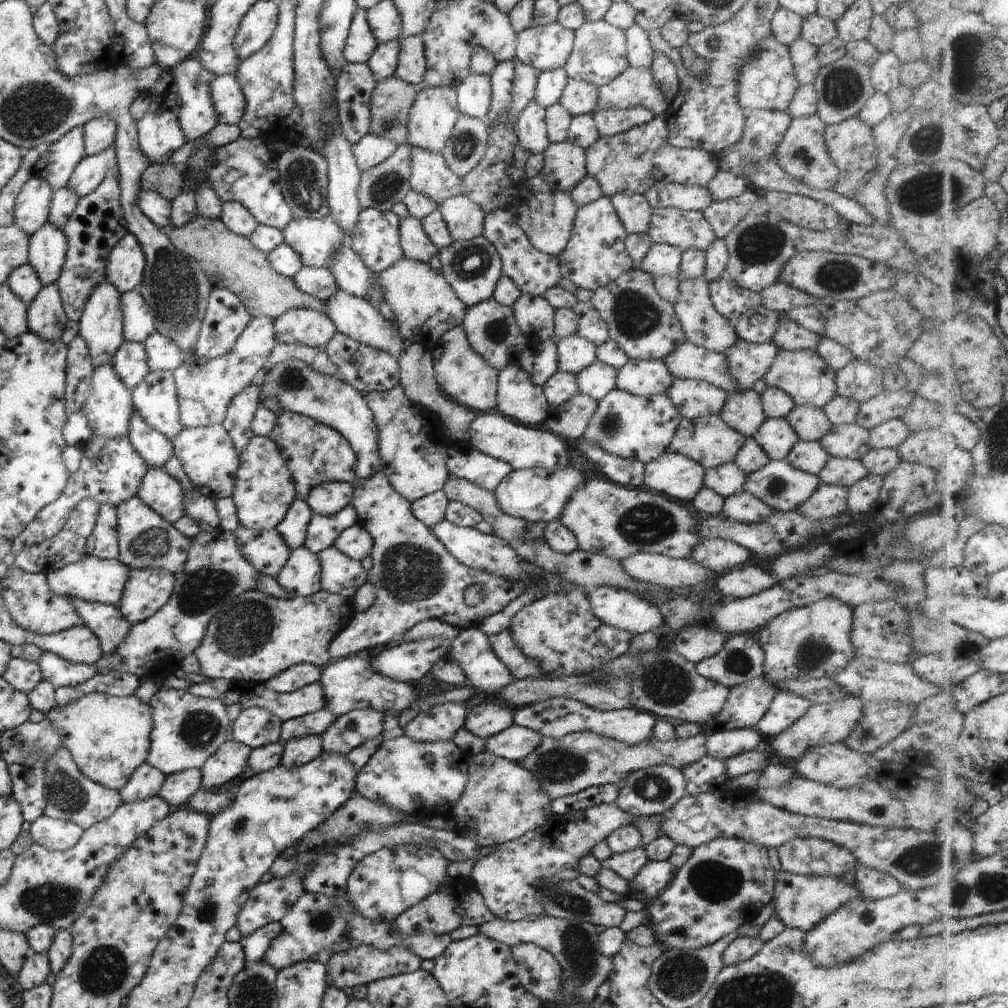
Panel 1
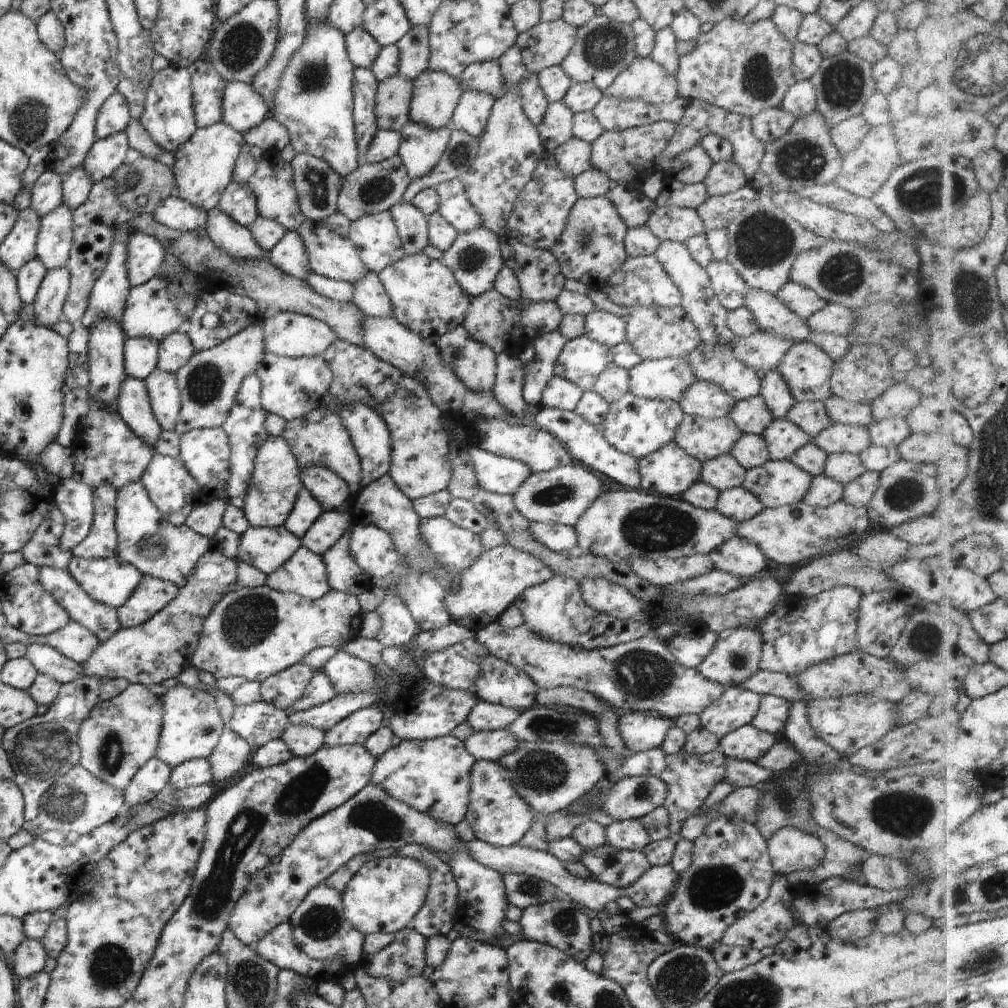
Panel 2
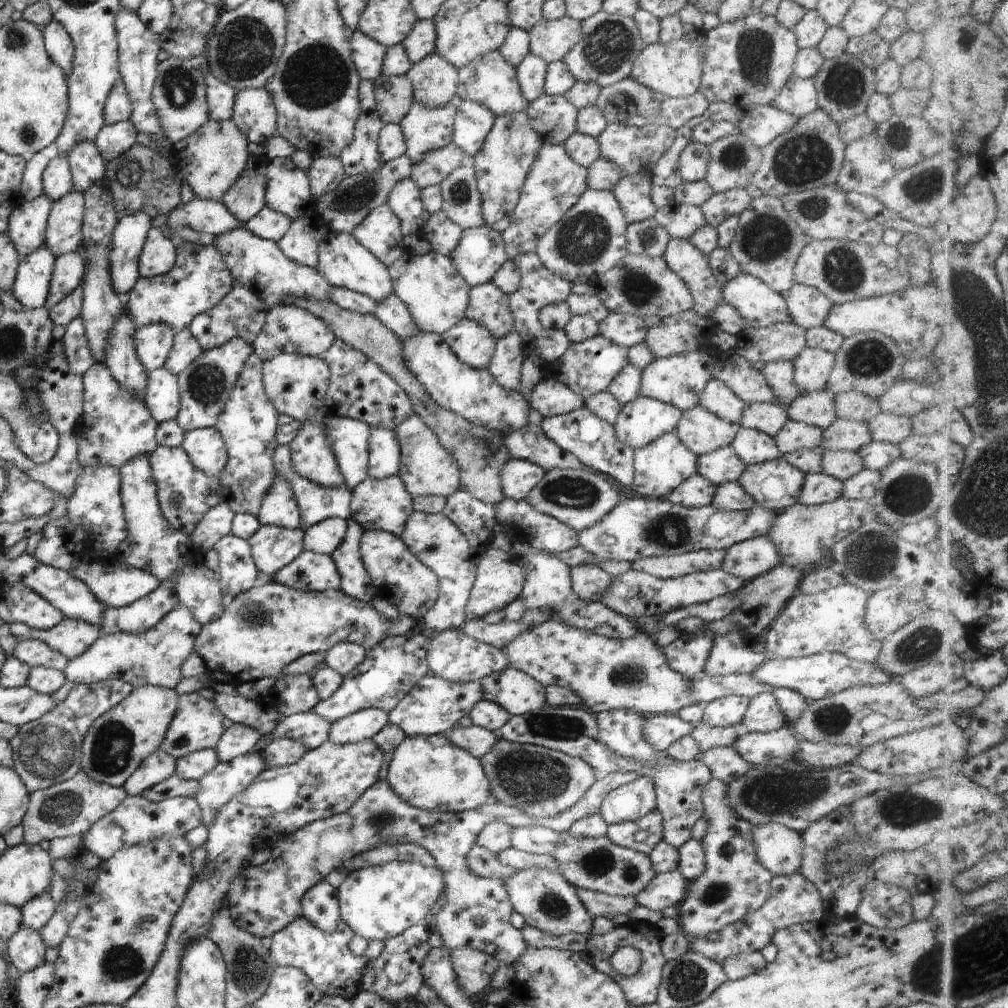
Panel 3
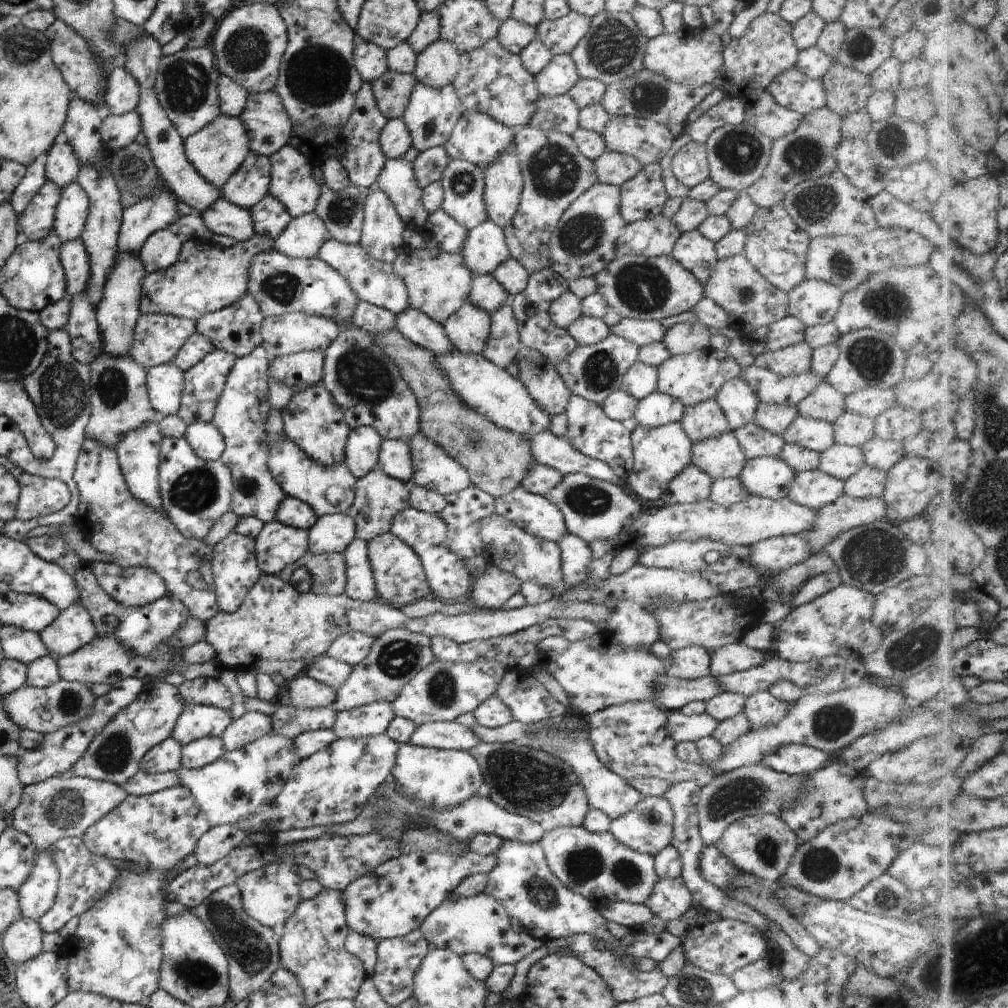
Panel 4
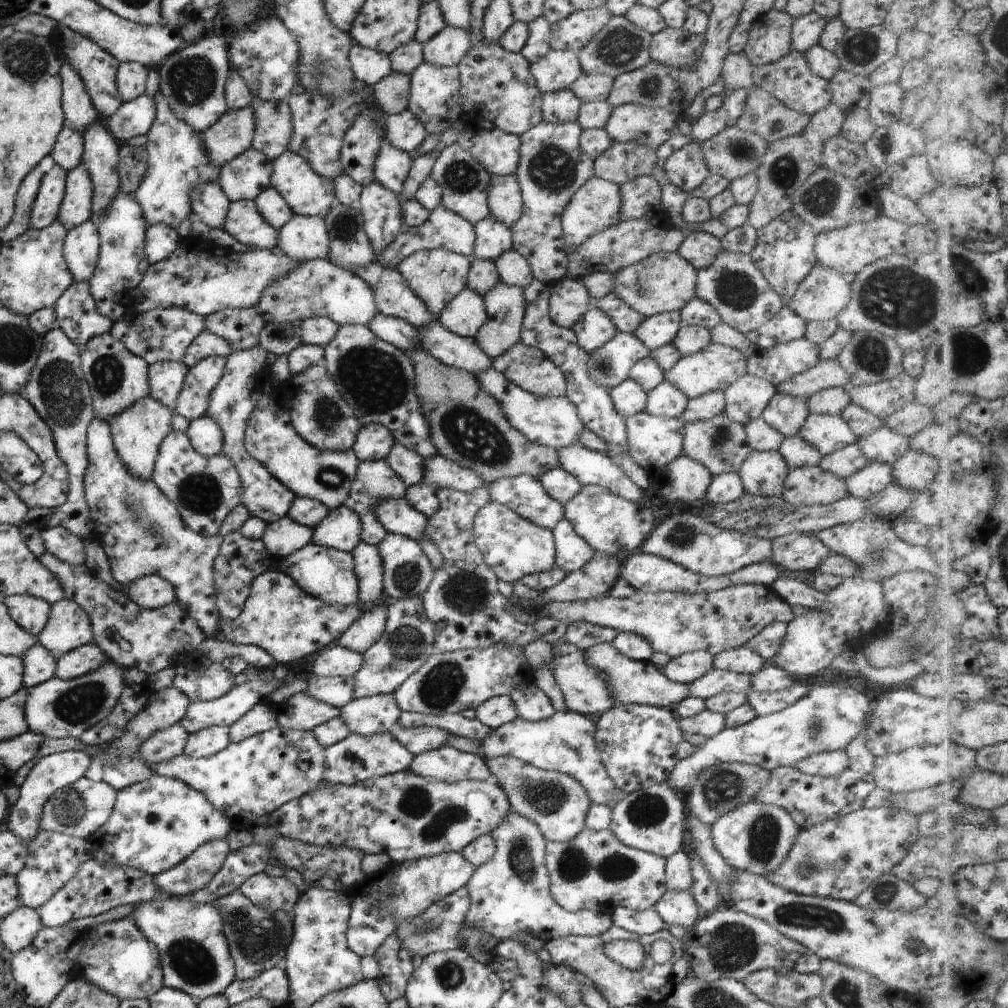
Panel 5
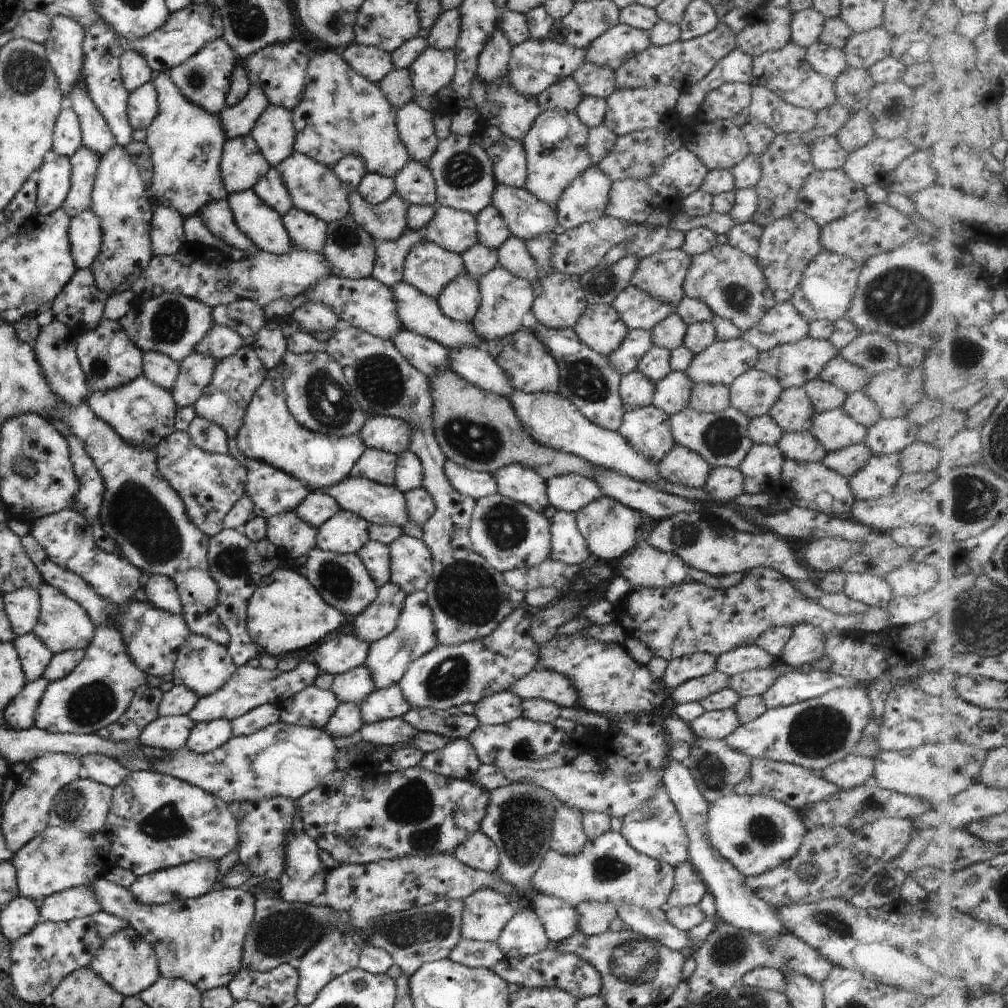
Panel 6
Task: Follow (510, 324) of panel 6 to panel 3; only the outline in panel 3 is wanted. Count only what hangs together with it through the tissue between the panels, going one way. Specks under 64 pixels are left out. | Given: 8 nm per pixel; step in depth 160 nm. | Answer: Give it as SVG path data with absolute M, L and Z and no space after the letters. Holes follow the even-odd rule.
M513 330L494 341L494 353L486 366L494 381L508 391L518 391L523 344Z

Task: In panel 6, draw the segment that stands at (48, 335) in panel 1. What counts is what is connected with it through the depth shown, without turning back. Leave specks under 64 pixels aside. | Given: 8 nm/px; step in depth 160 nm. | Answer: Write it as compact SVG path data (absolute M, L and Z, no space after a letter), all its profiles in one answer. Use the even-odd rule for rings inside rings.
M90 209L69 219L67 238L69 252L76 269L88 269L101 244L98 216Z

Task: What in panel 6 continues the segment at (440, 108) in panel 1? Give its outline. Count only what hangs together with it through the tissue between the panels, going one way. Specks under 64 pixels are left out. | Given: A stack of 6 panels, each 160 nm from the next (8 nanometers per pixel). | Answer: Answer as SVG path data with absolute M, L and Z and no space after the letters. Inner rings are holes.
M458 9L442 10L432 27L424 33L426 46L439 51L453 50L459 36L459 25Z

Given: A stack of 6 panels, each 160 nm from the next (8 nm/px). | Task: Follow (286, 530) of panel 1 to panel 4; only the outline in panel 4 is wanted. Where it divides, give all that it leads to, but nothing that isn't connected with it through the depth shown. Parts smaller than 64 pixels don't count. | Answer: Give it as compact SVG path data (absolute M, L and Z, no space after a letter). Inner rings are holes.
M271 409L264 422L268 453L266 465L270 475L285 495L302 500L316 514L317 518L333 513L345 513L352 505L356 478L346 469L344 463L323 466L312 461L301 452L293 441L283 434L282 414Z

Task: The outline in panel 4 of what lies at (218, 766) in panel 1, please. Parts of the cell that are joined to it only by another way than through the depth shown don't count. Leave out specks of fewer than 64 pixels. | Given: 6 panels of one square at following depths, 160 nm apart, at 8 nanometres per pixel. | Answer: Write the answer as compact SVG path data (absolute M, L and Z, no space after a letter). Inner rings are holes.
M248 711L236 720L232 720L219 737L225 751L234 751L269 734L270 730L269 716L257 711Z

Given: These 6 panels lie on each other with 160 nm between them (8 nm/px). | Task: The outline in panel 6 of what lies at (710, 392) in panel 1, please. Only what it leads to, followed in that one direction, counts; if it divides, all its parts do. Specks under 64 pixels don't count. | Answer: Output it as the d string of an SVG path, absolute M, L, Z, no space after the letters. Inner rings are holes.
M749 369L740 374L735 380L728 384L730 407L736 411L742 412L747 418L754 419L768 414L771 405L781 394L781 385L772 376L767 373Z

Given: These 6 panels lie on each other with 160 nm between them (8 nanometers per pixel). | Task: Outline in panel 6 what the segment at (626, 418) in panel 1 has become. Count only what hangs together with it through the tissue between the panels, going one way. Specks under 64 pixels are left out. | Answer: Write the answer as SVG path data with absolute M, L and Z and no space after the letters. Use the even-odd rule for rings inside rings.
M669 371L661 380L654 382L651 405L671 416L689 404L692 382L681 371Z

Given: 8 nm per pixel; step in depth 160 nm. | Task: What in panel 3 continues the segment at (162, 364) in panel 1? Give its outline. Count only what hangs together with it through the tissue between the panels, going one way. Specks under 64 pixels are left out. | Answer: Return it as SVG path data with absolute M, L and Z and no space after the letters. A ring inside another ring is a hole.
M189 329L180 330L172 336L172 345L168 350L164 367L171 374L178 375L183 369L201 354L202 348L191 336Z

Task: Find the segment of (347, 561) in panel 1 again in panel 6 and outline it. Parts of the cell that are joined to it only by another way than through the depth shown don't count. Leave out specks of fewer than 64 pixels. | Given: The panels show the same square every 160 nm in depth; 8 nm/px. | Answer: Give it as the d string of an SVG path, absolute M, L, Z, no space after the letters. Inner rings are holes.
M368 540L356 555L377 587L388 582L390 567L388 545Z

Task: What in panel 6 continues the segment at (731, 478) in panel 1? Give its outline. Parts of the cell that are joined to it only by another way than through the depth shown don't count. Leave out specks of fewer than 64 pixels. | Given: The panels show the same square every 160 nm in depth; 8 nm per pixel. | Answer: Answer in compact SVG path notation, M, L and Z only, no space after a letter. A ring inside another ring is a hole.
M687 406L668 419L674 442L699 455L711 470L719 467L737 469L753 443L748 437L748 418L730 406L718 413L698 413Z

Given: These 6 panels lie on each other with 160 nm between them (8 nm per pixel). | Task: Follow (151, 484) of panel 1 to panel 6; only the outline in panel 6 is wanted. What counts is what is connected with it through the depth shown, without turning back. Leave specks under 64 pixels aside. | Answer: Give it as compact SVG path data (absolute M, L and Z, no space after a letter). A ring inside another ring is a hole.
M174 430L153 450L157 472L183 501L189 520L208 537L222 529L223 517L235 501L244 494L244 468L228 453L206 453L191 444L183 431Z

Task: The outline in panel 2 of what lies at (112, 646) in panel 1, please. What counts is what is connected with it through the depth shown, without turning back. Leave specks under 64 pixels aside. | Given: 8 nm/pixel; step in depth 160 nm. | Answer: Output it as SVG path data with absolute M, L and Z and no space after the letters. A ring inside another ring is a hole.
M38 567L39 584L53 597L53 600L63 607L71 621L78 622L84 626L99 642L107 640L114 632L117 632L121 626L116 617L116 608L97 602L77 584L69 573L63 569L54 569L51 567Z

